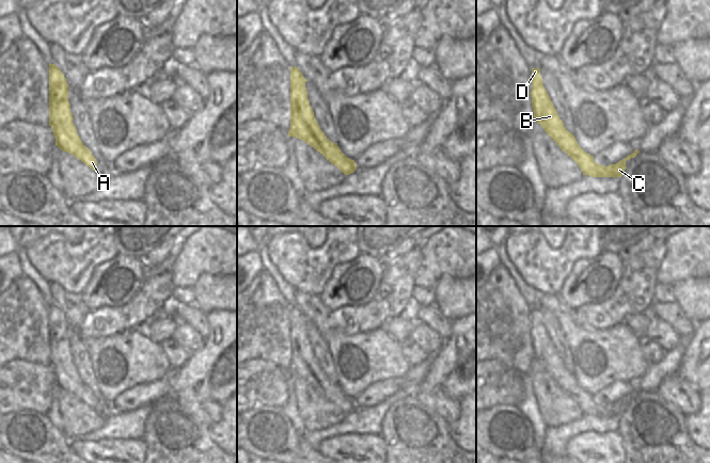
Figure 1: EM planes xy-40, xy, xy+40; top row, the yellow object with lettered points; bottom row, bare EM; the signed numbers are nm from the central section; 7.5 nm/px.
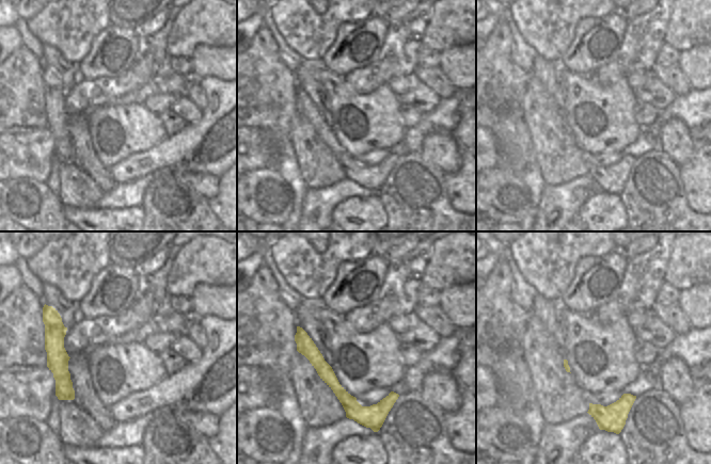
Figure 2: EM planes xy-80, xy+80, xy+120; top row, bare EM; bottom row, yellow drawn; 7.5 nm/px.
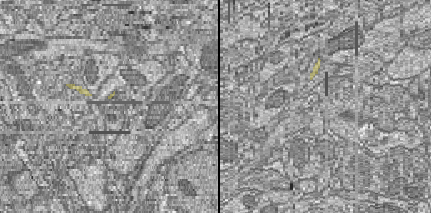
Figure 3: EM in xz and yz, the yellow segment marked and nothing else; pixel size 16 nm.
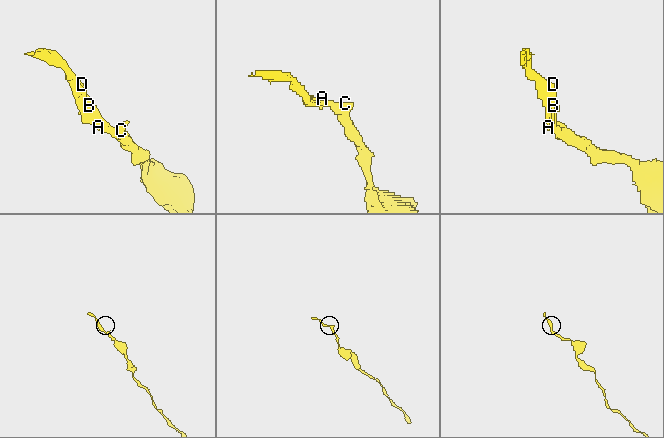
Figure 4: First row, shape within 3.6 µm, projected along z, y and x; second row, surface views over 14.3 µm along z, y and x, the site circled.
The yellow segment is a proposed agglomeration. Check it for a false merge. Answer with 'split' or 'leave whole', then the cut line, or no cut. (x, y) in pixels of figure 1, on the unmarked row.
leave whole | no cut

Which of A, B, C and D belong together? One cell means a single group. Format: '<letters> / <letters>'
A B C D

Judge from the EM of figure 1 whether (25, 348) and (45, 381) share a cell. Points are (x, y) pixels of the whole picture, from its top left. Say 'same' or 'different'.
different

